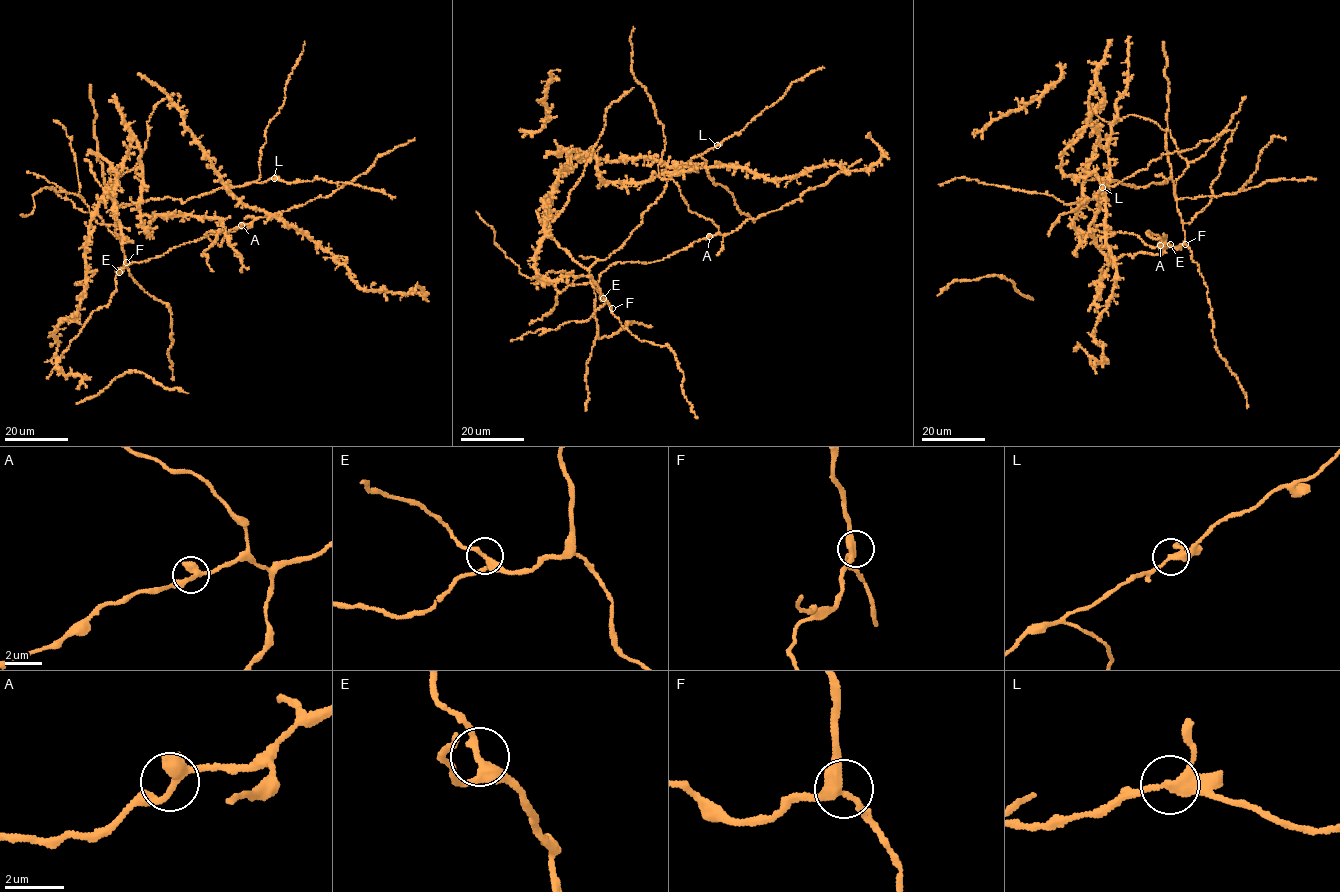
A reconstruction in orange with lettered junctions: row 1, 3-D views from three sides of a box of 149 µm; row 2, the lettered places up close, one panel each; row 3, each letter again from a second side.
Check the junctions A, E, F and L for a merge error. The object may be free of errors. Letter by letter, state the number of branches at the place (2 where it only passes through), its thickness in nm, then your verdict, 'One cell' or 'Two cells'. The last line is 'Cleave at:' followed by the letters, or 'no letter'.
A: Branches: 3. Thickness 280 nm. One cell
E: Branches: 3. Thickness 280 nm. One cell
F: Branches: 3. Thickness 320 nm. One cell
L: Branches: 3. Thickness 280 nm. Two cells
Cleave at: L

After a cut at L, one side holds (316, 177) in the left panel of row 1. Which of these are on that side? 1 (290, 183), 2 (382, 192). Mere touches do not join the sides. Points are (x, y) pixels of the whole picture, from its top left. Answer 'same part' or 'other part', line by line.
1: same part
2: same part

